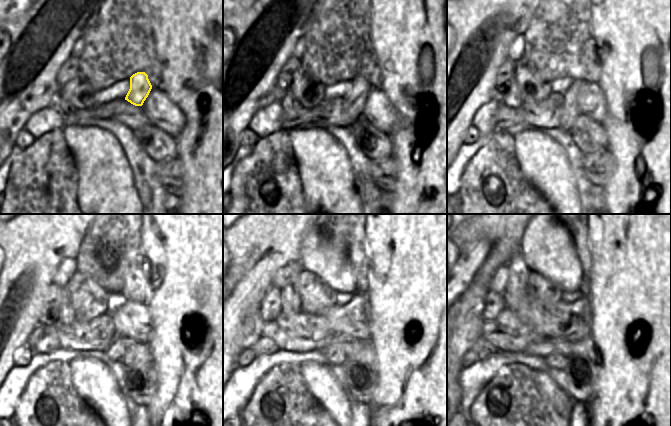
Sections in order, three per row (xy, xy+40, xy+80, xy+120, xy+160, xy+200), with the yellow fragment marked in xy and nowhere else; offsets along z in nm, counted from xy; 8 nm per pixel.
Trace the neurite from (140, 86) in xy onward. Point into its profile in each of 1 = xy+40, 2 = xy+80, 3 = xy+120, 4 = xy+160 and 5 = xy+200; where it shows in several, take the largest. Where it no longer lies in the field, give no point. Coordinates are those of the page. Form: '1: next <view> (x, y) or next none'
1: next xy+40 (355, 100)
2: next xy+80 (570, 111)
3: next xy+120 (114, 352)
4: next xy+160 (335, 353)
5: next xy+200 (558, 361)

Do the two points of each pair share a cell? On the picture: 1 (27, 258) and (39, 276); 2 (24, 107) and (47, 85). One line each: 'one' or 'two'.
1: one
2: one

